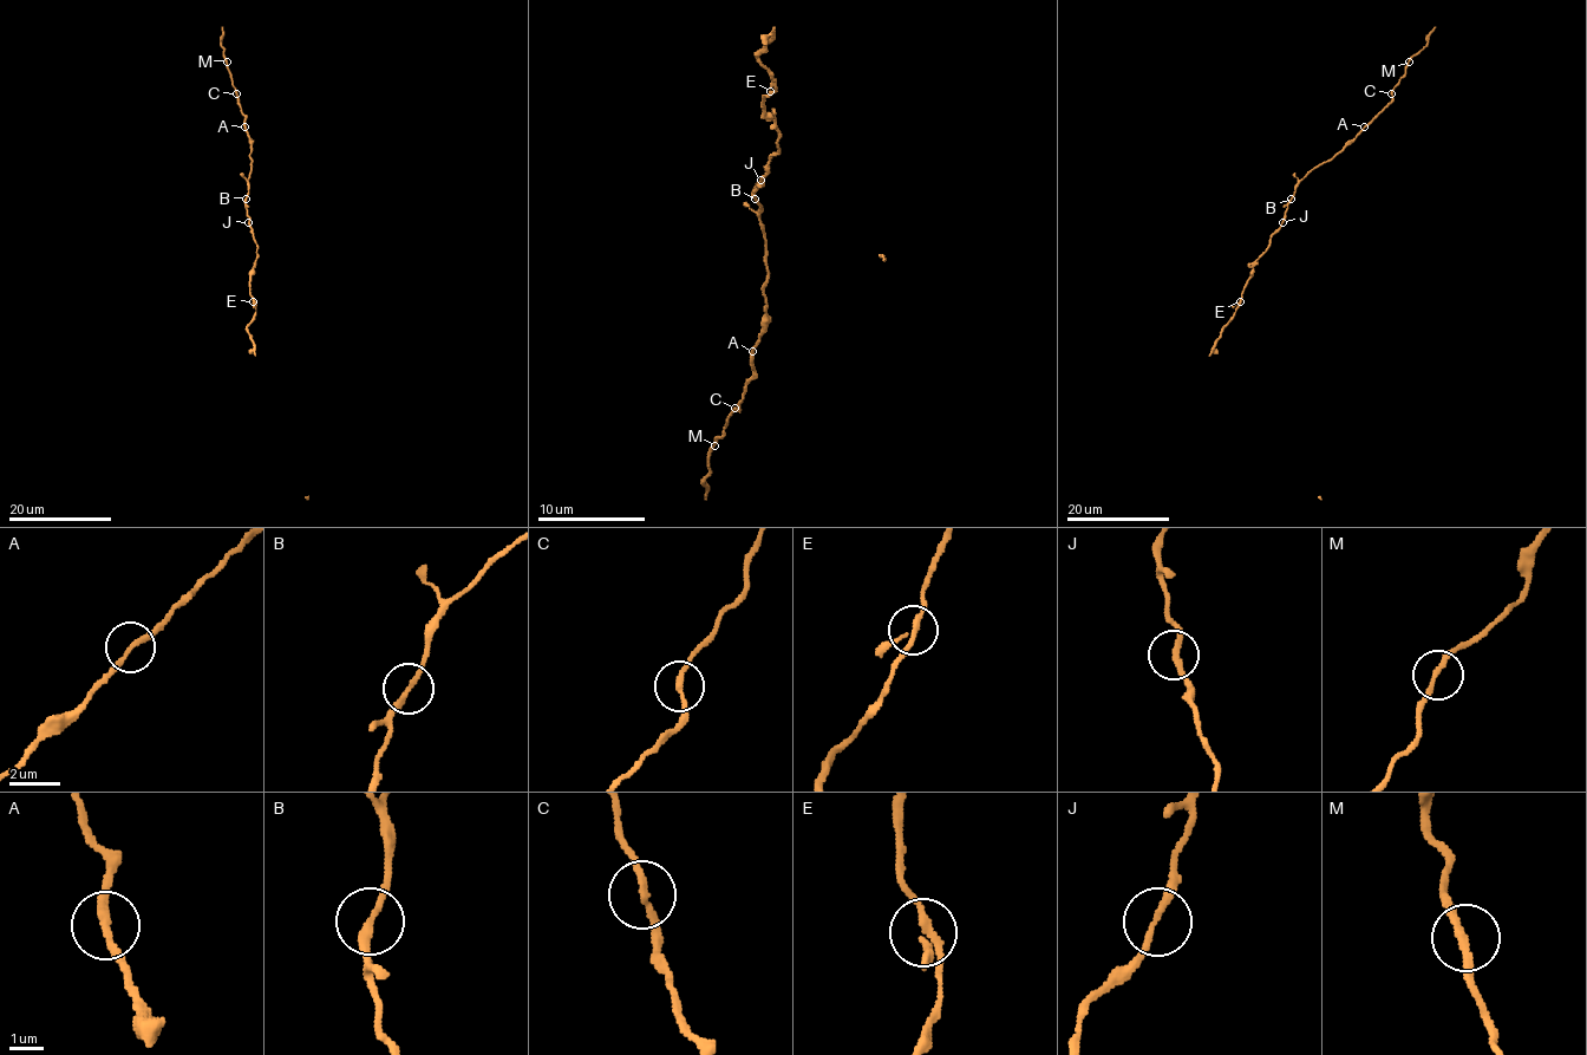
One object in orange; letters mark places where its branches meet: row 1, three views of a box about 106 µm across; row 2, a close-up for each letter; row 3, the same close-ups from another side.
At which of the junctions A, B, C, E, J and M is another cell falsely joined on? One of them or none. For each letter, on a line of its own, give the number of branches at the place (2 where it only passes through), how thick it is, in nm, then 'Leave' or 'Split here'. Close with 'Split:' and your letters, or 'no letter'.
A: Branches: 2. Thickness 220 nm. Leave
B: Branches: 2. Thickness 240 nm. Leave
C: Branches: 2. Thickness 200 nm. Leave
E: Branches: 3. Thickness 180 nm. Leave
J: Branches: 2. Thickness 200 nm. Leave
M: Branches: 2. Thickness 220 nm. Leave
Split: no letter

